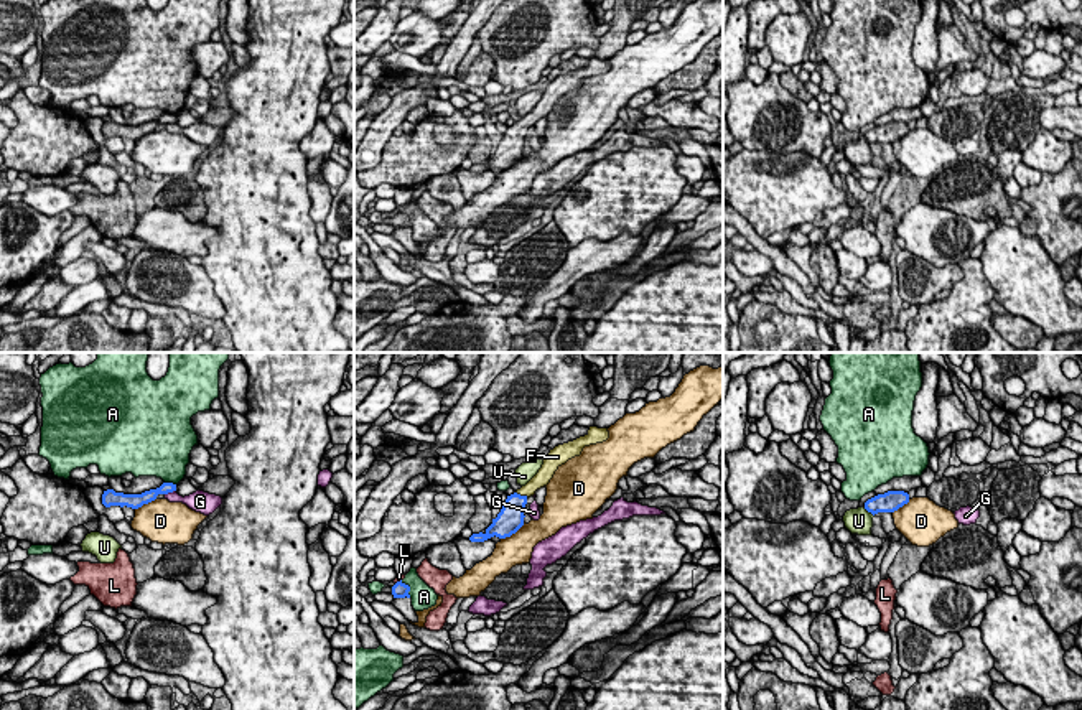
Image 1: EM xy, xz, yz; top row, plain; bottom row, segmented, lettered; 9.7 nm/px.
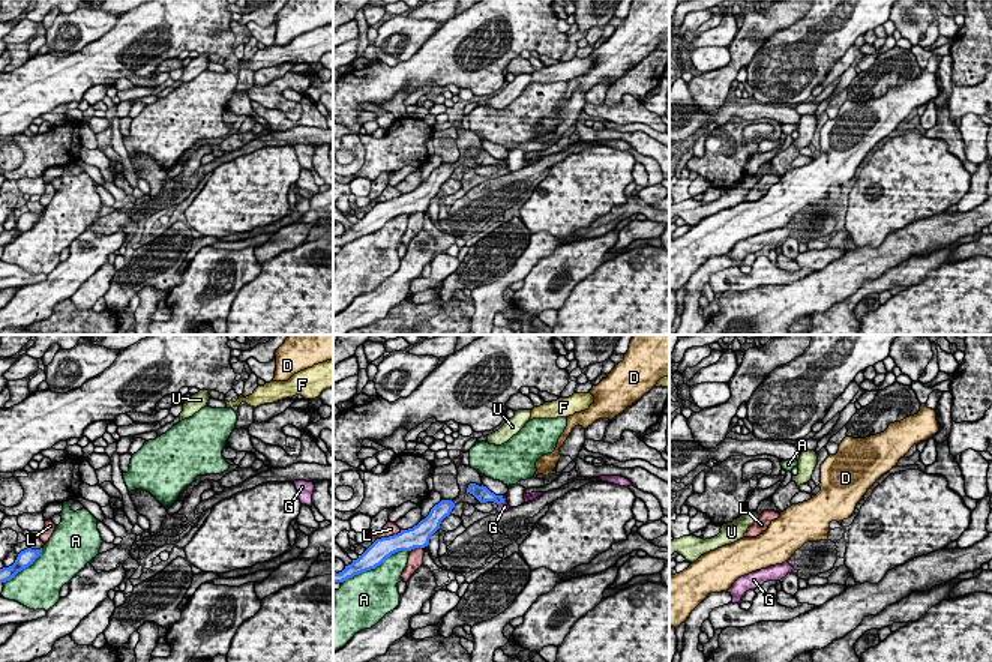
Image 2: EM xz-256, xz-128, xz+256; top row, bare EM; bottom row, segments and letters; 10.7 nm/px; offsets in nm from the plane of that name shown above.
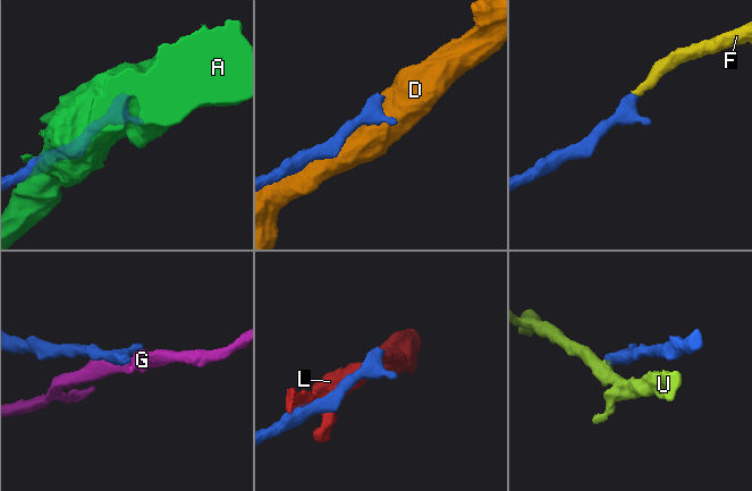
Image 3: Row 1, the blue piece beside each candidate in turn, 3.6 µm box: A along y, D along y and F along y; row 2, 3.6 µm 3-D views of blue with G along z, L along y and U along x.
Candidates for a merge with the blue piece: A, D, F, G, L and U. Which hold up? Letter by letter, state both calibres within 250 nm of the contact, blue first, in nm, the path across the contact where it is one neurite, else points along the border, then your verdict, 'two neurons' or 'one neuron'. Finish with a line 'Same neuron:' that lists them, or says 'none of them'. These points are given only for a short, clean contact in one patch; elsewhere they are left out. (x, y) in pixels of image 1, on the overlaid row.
A: calibres 160 and 240 nm; two neurons
D: calibres 260 and 300 nm; two neurons
F: calibres 260 and 140 nm; way xz (511, 518), (513, 506), (522, 496), (540, 480); one neuron
G: calibres 120 and 160 nm; two neurons
L: calibres 160 and 60 nm; two neurons
U: calibres 200 and 260 nm; two neurons
Same neuron: F

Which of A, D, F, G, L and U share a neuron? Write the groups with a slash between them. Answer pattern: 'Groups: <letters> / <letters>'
Groups: A / D / F / G / L / U

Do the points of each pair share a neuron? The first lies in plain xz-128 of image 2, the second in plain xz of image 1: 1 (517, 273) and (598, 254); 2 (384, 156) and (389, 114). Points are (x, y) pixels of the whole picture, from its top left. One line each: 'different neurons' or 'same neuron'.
1: same neuron
2: different neurons

